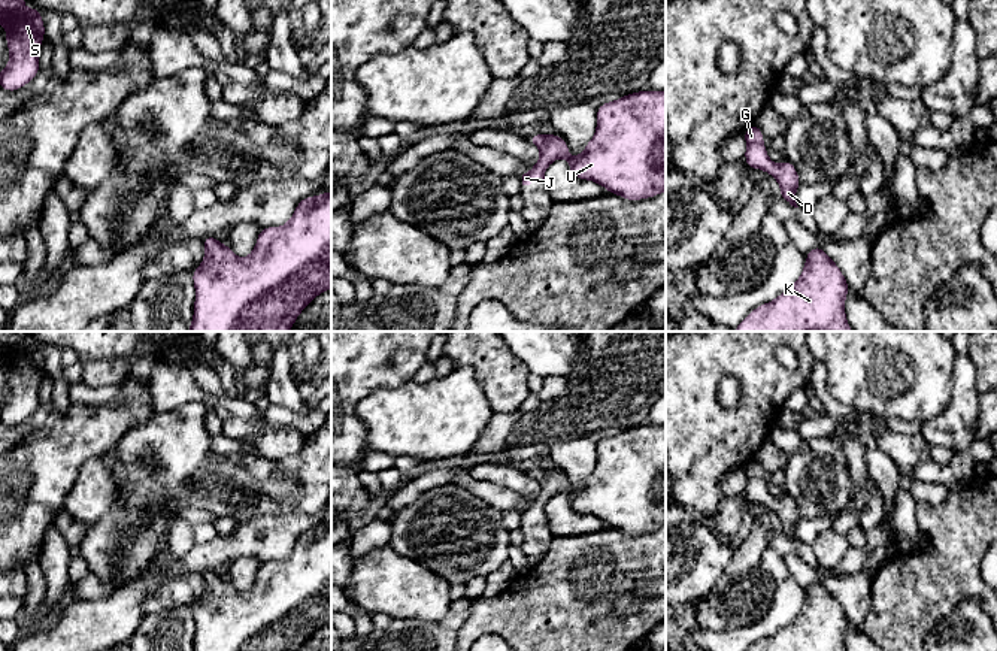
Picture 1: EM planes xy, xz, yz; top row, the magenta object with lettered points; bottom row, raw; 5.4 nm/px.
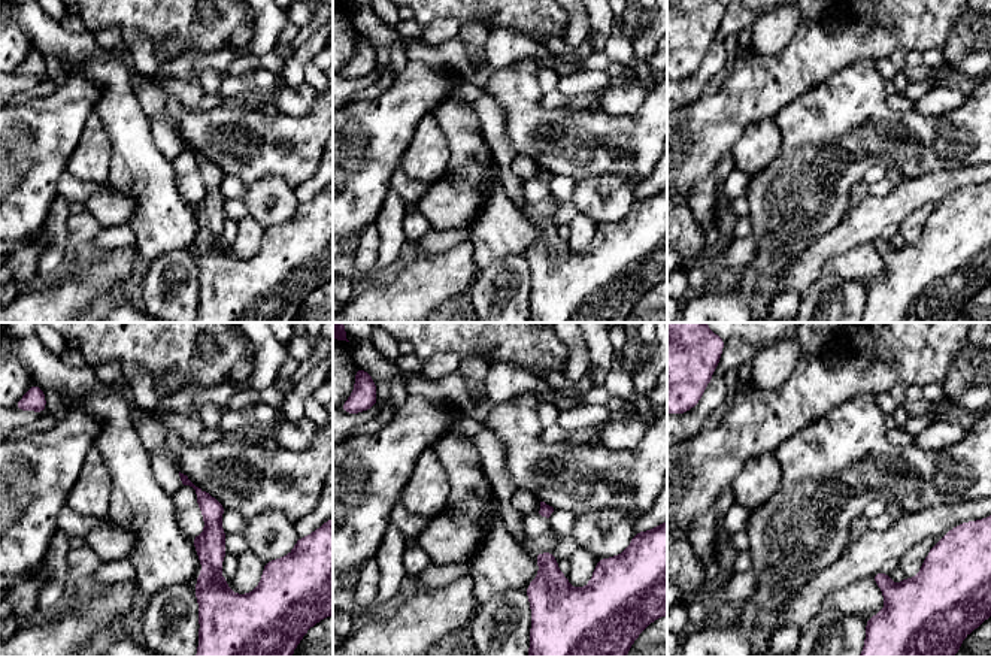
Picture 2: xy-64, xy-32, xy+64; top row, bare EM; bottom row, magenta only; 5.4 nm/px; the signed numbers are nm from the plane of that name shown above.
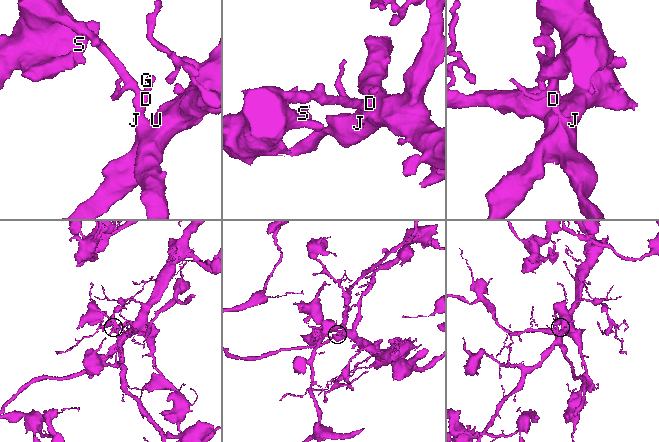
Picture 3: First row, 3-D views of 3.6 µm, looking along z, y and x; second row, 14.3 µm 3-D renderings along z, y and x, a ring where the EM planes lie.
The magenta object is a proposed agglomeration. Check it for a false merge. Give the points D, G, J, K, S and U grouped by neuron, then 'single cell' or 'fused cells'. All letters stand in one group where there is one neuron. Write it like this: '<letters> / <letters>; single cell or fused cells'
D G J K S U; single cell

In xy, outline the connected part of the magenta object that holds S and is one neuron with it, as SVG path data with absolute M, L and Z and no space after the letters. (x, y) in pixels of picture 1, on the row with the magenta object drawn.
M0 0L0 24L6 28L9 64L0 72L0 85L16 91L40 70L39 52L45 25L37 6L25 9L24 0Z

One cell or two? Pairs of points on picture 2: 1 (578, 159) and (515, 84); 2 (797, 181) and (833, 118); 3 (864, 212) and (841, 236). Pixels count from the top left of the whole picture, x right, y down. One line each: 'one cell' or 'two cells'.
1: one cell
2: one cell
3: one cell

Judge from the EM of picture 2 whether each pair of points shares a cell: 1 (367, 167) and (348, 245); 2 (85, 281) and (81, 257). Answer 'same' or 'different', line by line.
1: different
2: different

